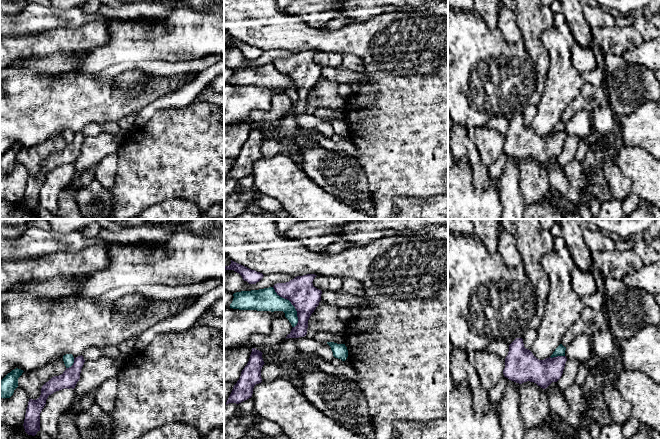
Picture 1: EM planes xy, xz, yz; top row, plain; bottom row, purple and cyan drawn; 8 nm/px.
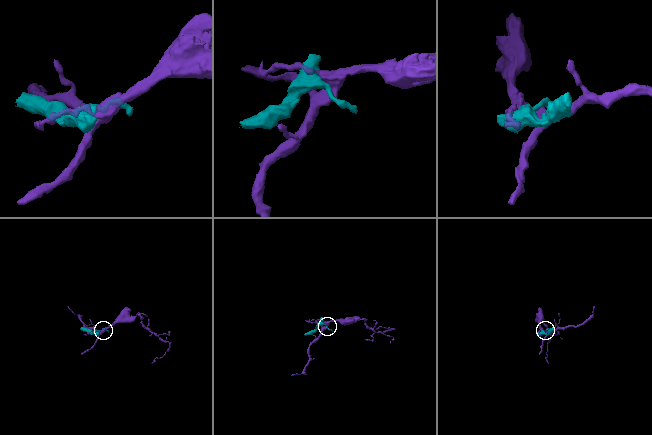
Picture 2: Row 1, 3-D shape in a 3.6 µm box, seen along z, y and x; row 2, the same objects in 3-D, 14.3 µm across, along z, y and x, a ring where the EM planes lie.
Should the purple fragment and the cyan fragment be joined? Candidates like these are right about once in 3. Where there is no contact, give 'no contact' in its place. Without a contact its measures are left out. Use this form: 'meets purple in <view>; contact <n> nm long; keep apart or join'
meets purple in xz; contact 380 nm long; keep apart

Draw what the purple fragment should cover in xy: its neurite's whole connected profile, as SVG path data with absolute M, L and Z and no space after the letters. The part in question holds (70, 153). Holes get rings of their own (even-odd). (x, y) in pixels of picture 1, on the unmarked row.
M82 131L74 134L74 139L71 143L66 144L61 151L52 153L42 162L41 171L38 175L29 175L23 200L28 211L35 212L40 207L40 189L46 180L48 172L65 164L75 164L80 155L84 138Z

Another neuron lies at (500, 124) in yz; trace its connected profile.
M494 117L489 120L485 125L505 135L509 128L509 120L503 117Z

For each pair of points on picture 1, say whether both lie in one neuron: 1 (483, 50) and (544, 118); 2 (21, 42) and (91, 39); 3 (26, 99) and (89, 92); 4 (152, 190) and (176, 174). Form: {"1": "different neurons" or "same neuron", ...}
{"1": "different neurons", "2": "same neuron", "3": "same neuron", "4": "same neuron"}

